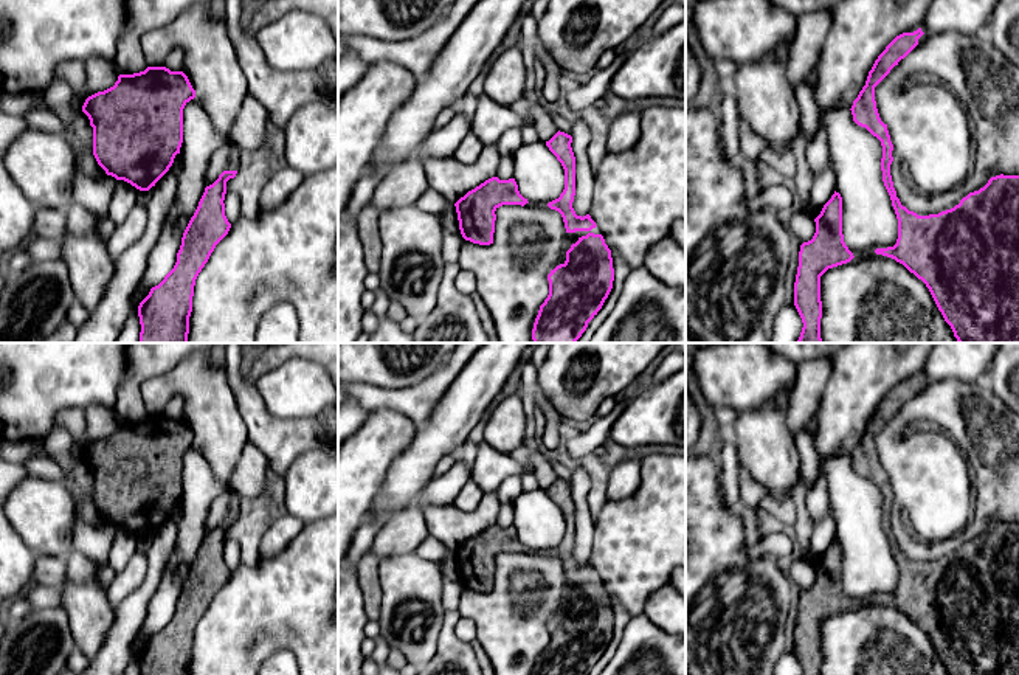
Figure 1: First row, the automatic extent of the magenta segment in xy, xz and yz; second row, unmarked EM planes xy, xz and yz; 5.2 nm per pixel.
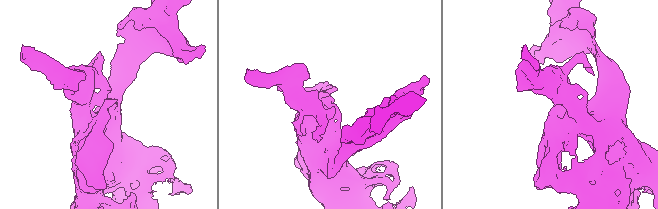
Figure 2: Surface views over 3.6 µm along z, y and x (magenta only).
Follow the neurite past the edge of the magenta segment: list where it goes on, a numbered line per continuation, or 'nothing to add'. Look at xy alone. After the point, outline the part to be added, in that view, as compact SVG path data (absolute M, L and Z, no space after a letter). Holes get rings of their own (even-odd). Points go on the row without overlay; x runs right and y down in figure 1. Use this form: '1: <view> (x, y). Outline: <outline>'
1: xy (233, 511). Outline: M228 490L230 493L230 504L226 509L226 514L223 515L223 518L239 518L240 515L240 506L244 503L242 497L233 490Z

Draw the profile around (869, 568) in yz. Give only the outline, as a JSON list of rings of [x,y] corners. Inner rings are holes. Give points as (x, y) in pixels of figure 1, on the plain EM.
[[[850,456],[827,459],[830,517],[836,521],[836,540],[842,545],[844,590],[855,605],[893,594],[898,587],[898,566],[883,529],[881,489],[853,469]]]

